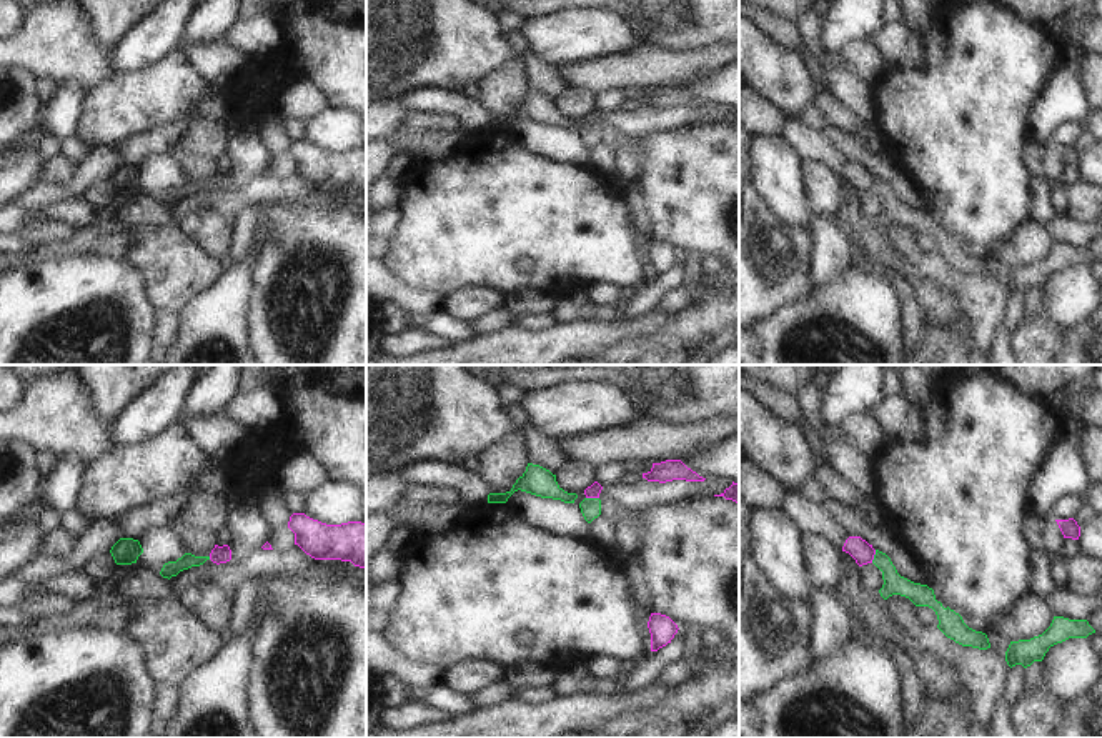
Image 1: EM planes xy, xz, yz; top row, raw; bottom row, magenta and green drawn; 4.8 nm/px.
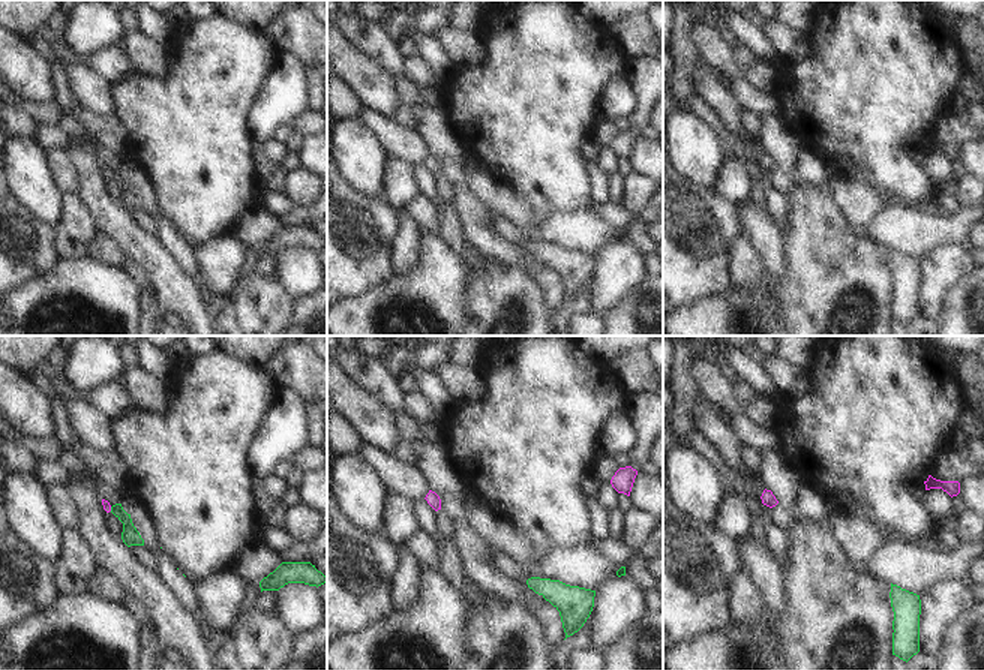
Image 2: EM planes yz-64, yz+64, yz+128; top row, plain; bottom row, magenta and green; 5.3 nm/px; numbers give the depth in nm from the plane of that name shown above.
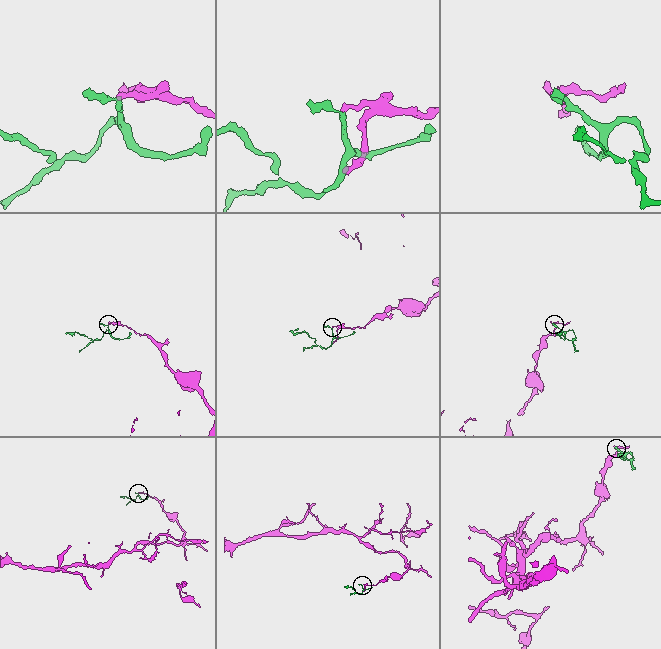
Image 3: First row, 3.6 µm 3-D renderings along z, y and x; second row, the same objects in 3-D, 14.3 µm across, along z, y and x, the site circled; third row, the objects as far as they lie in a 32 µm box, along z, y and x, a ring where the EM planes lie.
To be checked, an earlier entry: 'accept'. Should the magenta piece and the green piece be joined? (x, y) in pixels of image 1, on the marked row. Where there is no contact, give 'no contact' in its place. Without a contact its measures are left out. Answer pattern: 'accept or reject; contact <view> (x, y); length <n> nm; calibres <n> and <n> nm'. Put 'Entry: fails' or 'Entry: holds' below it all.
accept; contact xz (593, 497); length 60 nm; calibres 60 and 100 nm
Entry: holds

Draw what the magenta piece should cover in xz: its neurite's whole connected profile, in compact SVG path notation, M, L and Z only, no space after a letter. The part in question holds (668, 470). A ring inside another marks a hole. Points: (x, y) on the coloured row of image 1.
M666 460L661 463L653 463L653 468L648 473L643 473L643 478L646 478L648 481L659 481L659 483L673 480L686 480L686 481L706 480L691 468L688 468L681 460Z

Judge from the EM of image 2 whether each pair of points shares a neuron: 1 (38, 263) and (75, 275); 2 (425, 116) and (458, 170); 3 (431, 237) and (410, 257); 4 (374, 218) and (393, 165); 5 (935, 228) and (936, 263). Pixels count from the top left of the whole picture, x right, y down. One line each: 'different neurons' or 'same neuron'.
1: different neurons
2: same neuron
3: different neurons
4: different neurons
5: different neurons

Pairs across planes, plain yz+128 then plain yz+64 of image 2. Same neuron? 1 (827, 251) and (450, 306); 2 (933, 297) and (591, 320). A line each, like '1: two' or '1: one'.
1: two
2: two

